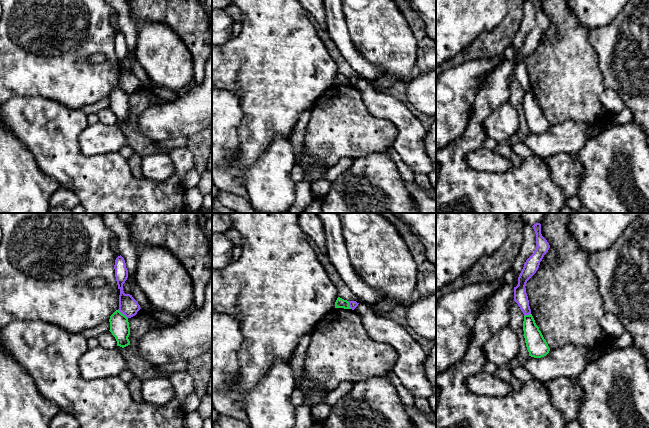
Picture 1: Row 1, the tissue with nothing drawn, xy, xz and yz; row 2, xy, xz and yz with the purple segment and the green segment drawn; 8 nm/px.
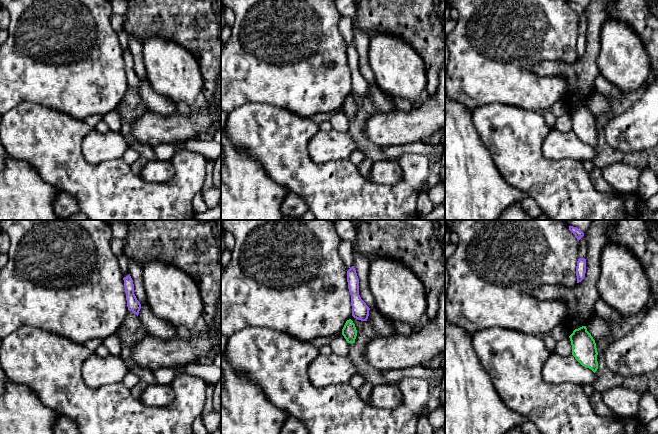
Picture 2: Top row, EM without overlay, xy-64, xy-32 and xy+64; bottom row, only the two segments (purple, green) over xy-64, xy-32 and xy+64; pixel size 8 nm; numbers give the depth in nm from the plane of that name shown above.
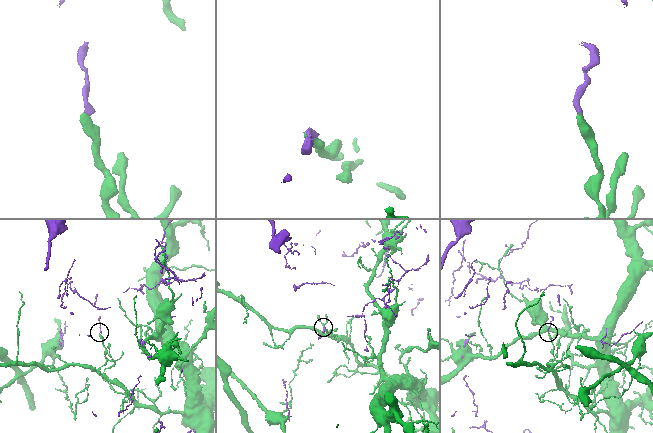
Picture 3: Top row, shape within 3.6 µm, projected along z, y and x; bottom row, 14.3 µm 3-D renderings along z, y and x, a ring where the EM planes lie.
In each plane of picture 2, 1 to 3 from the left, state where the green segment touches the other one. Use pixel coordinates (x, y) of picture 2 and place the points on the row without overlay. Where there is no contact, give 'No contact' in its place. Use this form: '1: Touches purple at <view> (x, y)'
1: No contact
2: No contact
3: No contact

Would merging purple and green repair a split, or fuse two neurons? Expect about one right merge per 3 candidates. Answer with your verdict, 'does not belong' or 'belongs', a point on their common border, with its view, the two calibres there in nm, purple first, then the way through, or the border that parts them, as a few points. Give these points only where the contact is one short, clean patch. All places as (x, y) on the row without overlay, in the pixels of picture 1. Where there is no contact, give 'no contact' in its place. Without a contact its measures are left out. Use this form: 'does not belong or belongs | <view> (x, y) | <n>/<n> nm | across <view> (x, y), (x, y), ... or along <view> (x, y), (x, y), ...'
does not belong | xy (123, 89) | 150/160 nm | along xy (118, 85), (127, 94)

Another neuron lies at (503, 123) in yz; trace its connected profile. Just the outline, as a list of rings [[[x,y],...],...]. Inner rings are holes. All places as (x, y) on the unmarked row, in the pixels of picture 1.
[[[505,103],[493,111],[483,122],[484,130],[488,137],[498,143],[509,142],[518,131],[519,114],[510,104]]]

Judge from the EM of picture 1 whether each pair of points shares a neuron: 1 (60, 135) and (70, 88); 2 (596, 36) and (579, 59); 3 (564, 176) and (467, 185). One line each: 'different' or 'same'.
1: different
2: different
3: different

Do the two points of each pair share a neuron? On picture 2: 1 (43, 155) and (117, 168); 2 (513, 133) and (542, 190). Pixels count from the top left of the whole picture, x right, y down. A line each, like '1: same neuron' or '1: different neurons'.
1: same neuron
2: same neuron

